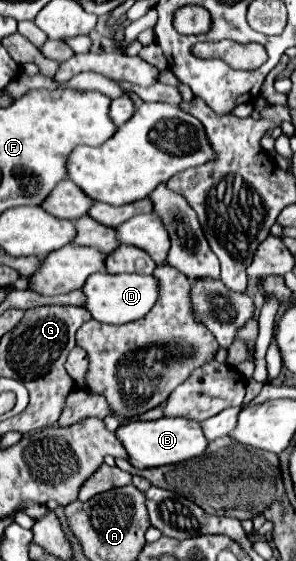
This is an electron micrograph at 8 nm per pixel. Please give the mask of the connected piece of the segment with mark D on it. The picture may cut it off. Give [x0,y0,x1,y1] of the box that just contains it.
[84,272,160,324]

